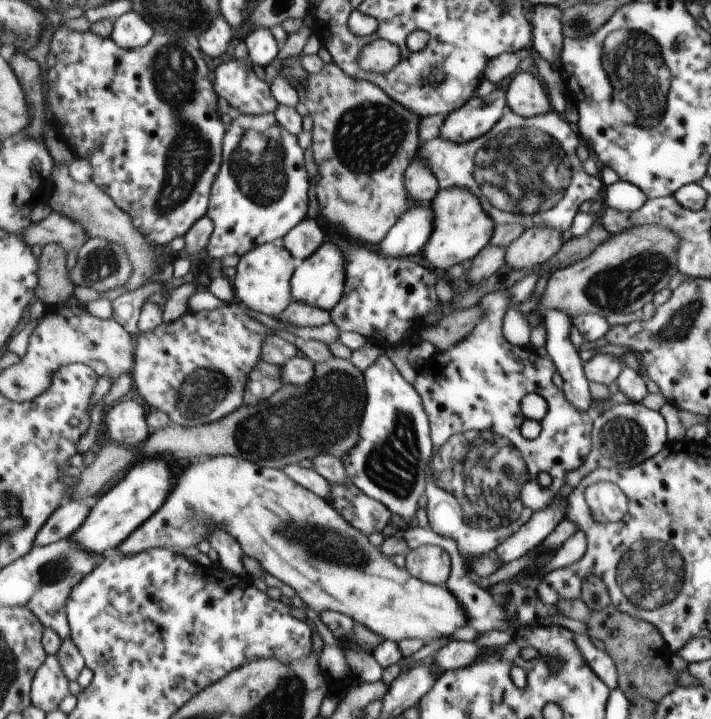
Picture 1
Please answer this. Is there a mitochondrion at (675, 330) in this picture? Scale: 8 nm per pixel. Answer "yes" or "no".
yes

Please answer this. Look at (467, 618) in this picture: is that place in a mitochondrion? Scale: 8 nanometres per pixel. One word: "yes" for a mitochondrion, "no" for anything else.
no

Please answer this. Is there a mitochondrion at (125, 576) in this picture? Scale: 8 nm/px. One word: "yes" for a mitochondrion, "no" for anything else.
no

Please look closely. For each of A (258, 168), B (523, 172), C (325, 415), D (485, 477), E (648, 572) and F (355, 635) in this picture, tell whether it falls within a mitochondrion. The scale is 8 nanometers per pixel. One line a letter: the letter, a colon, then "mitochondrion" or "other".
A: mitochondrion
B: mitochondrion
C: mitochondrion
D: mitochondrion
E: mitochondrion
F: other

